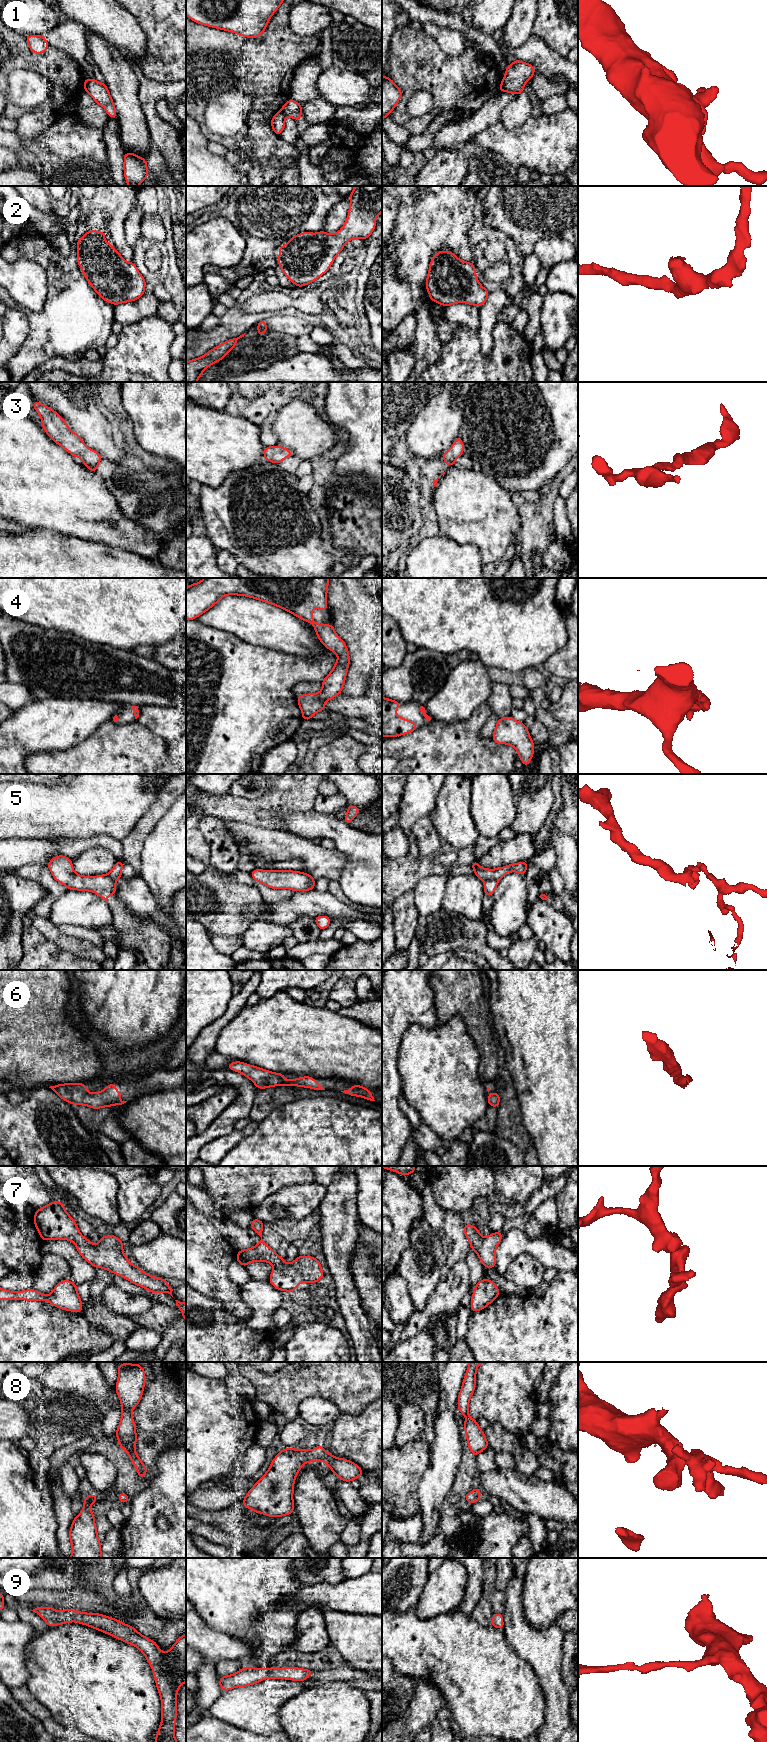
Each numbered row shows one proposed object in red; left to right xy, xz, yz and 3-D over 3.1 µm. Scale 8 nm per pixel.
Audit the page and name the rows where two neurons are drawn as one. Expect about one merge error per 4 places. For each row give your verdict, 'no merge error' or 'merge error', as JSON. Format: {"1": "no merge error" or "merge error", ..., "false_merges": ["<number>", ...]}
{"1": "merge error", "2": "no merge error", "3": "no merge error", "4": "no merge error", "5": "merge error", "6": "no merge error", "7": "no merge error", "8": "no merge error", "9": "no merge error", "false_merges": ["1", "5"]}

